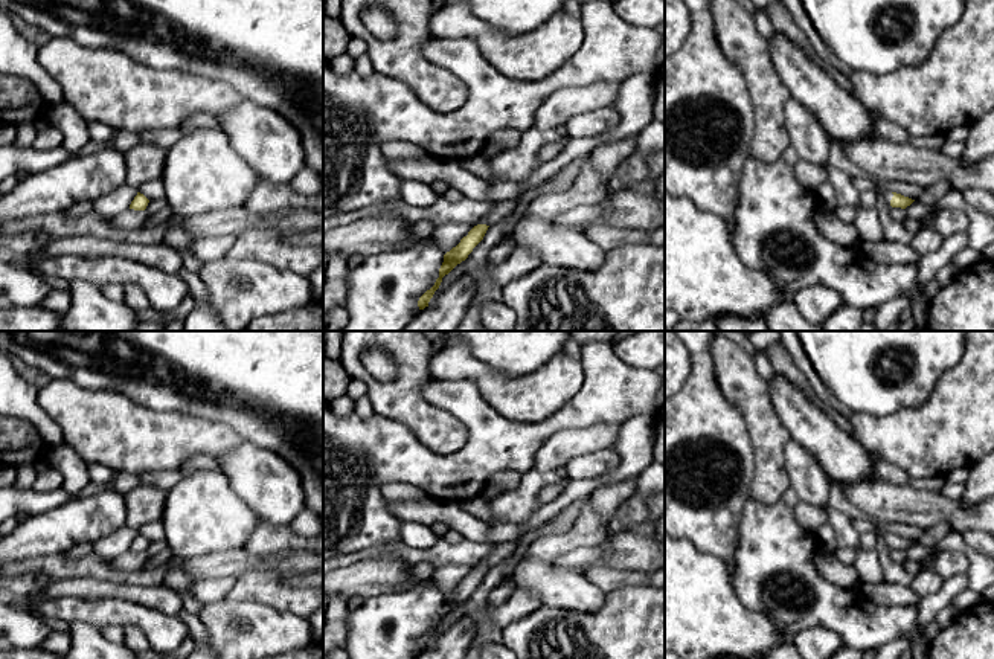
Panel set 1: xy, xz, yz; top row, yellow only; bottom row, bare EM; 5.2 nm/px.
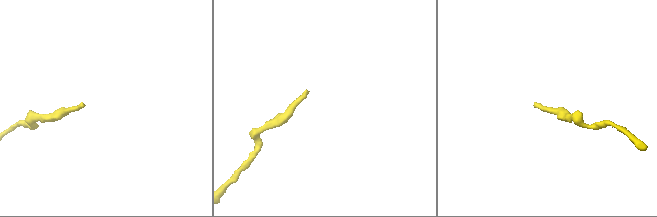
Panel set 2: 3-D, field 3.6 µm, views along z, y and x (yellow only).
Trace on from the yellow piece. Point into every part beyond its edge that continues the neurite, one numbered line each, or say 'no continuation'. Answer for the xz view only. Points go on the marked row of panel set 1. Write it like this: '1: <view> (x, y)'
no continuation

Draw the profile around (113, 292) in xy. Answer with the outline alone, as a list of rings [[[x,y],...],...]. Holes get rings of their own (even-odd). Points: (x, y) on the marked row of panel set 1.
[[[107,284],[99,288],[102,294],[113,302],[125,302],[123,287],[119,284]]]

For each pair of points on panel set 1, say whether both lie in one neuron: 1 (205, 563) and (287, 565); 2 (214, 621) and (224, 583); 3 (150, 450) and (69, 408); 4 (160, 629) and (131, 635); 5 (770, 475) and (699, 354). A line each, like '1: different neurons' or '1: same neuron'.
1: same neuron
2: different neurons
3: same neuron
4: different neurons
5: different neurons

